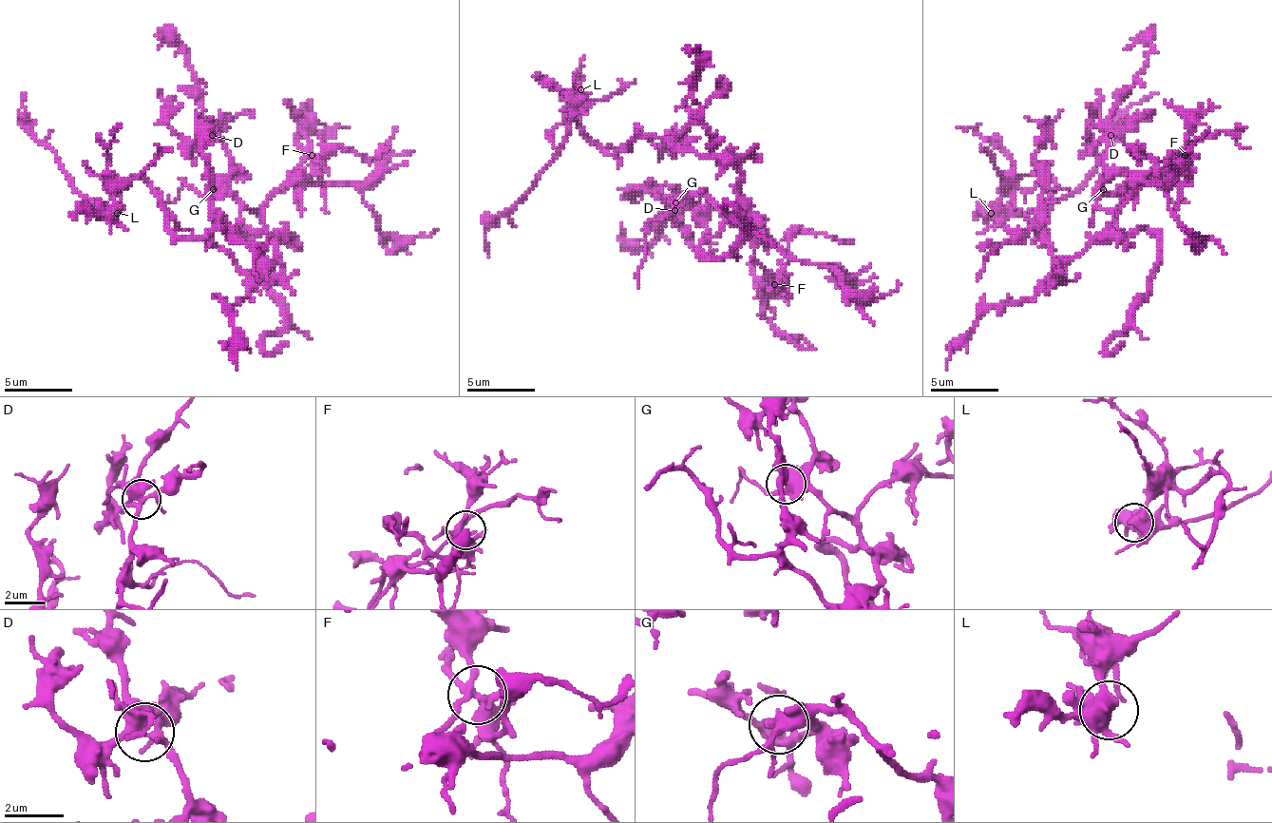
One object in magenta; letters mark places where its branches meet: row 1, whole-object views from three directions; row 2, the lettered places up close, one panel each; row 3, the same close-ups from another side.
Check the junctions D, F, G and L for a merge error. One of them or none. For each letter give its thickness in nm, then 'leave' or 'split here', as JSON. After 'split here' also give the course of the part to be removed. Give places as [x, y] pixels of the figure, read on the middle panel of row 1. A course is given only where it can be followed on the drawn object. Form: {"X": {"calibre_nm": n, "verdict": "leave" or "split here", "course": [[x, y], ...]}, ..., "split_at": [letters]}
{"D": {"calibre_nm": 440, "verdict": "leave"}, "F": {"calibre_nm": 400, "verdict": "leave"}, "G": {"calibre_nm": 440, "verdict": "leave"}, "L": {"calibre_nm": 440, "verdict": "leave"}, "split_at": []}

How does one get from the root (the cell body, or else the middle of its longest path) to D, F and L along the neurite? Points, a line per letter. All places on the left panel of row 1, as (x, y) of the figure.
D: (209, 239), (243, 271), (264, 271), (277, 257), (277, 239), (264, 220), (230, 189), (233, 158), (213, 134)
F: (209, 239), (243, 271), (264, 271), (277, 257), (277, 239), (264, 226), (264, 205), (312, 155)
L: (209, 239), (179, 237), (168, 226), (161, 199), (142, 179), (114, 189), (117, 213)

